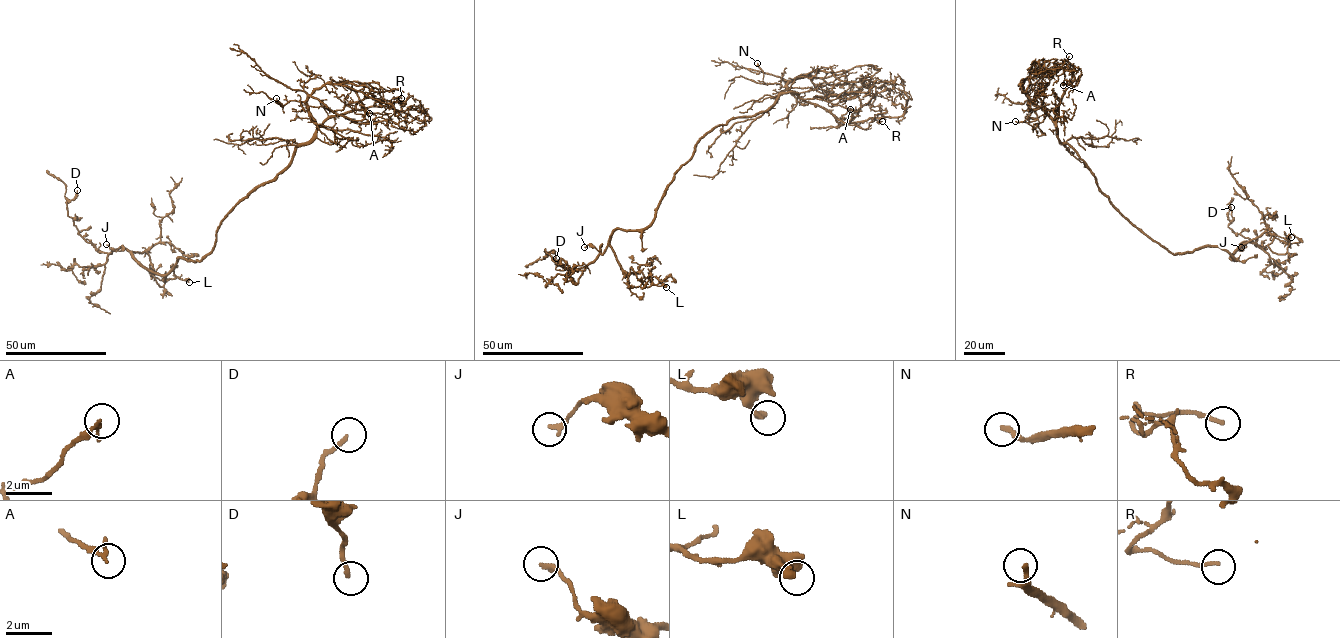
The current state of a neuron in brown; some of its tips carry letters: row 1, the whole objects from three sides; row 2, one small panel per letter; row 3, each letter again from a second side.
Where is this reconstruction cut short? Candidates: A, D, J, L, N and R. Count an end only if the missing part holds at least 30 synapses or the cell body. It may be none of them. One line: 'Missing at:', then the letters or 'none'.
Missing at: none

